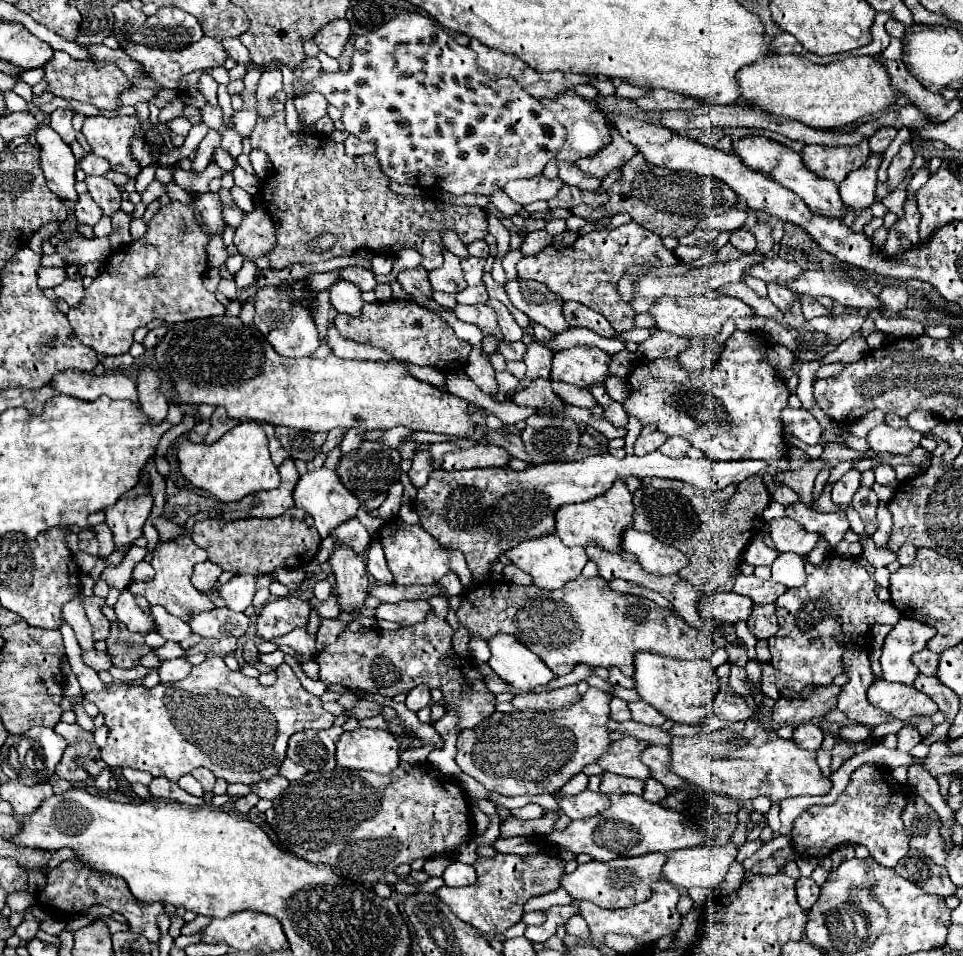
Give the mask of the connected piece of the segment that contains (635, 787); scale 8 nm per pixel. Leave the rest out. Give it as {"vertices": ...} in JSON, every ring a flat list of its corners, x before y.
{"vertices":[[603,773,603,781,601,781,601,793,605,793,605,795,611,795,611,793,635,793,635,795,641,795,643,787,645,787,645,781,615,775,615,773]]}

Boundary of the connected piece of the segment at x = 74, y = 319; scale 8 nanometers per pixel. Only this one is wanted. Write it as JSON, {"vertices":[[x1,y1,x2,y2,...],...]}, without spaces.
{"vertices":[[173,200,161,207,149,221,147,233,121,253,113,253,101,275,85,289,85,301,69,311,67,319,75,335,97,353,119,355,129,351,133,331,153,319,183,323,223,315,225,307,203,287,207,243,209,237,201,231,189,205]]}

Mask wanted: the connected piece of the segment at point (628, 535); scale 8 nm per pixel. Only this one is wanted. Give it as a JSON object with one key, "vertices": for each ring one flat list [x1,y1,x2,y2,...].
{"vertices":[[635,529,623,533,623,551,637,555,643,569,655,575,675,575,687,565,687,557,681,551]]}

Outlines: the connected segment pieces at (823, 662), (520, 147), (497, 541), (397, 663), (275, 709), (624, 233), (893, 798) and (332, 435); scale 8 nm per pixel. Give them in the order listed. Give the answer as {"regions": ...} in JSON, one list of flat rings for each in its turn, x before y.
{"regions":[[[829,555,817,567,807,563,807,585,801,589,789,589,775,601,775,615,779,623,779,631,769,639,771,665,775,669,775,687,785,699,799,699,801,691,809,685,821,687,831,685,833,679,843,673,843,647,859,645,863,647,863,639,867,639,871,627,875,623,897,623,901,613,891,605,879,601,875,593,875,581,869,577,867,569,859,559,845,559]],[[395,15,395,19,381,23,373,31,357,35,353,47,349,71,321,73,313,81,313,89,343,113,341,123,347,133,375,143,379,167,395,183,421,189,441,187,453,195,479,193,489,197,509,181,541,175,543,167,565,143,567,131,551,111,527,95,515,79,507,77,503,85,501,79,481,71,471,47,457,45,429,15]],[[659,451,647,453,643,457,637,455,627,455,625,459,617,459,613,455,595,455,595,457,585,457,581,461,573,463,543,463,543,465,531,465,523,471,513,471,509,467,491,467,491,469,467,469,467,471,443,471,437,469,429,475,429,481,425,487,417,491,417,497,413,499,413,507,421,519,421,527,433,535,443,547,453,547,459,549,467,565,475,577,475,581,481,581,485,575,491,571,491,563,499,559,505,551,515,547,515,543,523,543,523,539,533,539,539,535,549,535,555,533,555,511,563,505,569,503,583,503,589,499,595,499,599,495,605,495,607,489,617,479,627,479,627,477,661,477,661,479,679,479,683,483,689,483,697,489,707,489,707,491,719,491,725,489,729,483,741,483,743,479,755,475,757,471,765,469,767,463,763,461,727,461,727,463,713,463,705,457,693,461,689,457,683,459,671,459,661,455]],[[427,615,425,623,415,627,401,627,397,631,369,629,365,633,343,631,333,645,315,657,321,671,319,679,325,685,341,683,351,689,361,689,367,693,379,693,383,697,395,697,399,693,409,693,413,687,425,683,429,687,441,689,445,697,445,707,457,711,457,729,471,729,483,719,495,713,495,693,491,693,479,673,477,665,469,657,461,657,451,647,453,627,433,615]],[[207,657,201,665,191,669,191,675,175,683,159,683,151,689,145,689,143,685,113,683,101,693,85,693,85,699,99,707,105,715,105,725,111,729,107,745,101,749,101,757,109,767,131,767,171,781,177,781,197,767,207,767,227,783,259,783,277,775,285,759,287,741,293,733,327,729,335,721,335,715,323,709,321,699,301,685,289,665,279,665,277,683,263,687,257,679,251,679,241,671,231,671,221,657]],[[631,221,617,229,579,235,573,245,563,249,547,245,539,253,523,257,517,263,517,273,521,279,533,279,547,285,565,301,577,301,585,307,591,307,593,311,601,313,617,333,625,333,635,329,635,311,631,309,629,301,617,293,619,279,631,267,661,267,677,263,679,259,673,255,673,251,665,249,661,237]],[[861,765,833,805,807,807,793,821,793,849,803,857,821,859,831,855,833,849,843,843,865,845,869,849,869,857,879,865,895,867,909,851,909,835,901,821,907,795,913,795,913,791,907,785,895,783,887,767]],[[333,429,333,431,329,431,329,437,327,437,327,441,323,443,323,447,321,447,321,453,329,453,339,441,341,441,341,437,345,435,345,431,343,429]]]}

